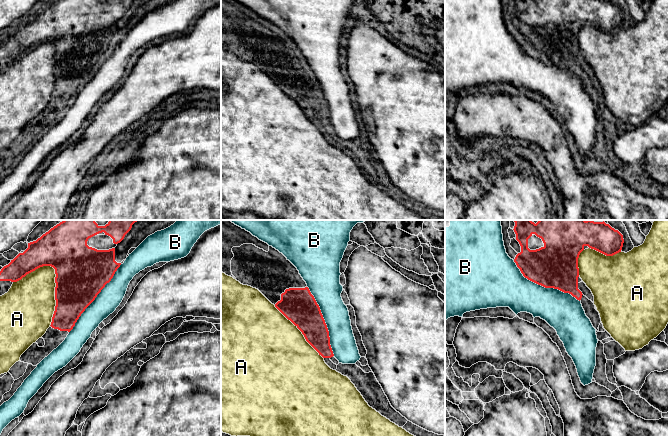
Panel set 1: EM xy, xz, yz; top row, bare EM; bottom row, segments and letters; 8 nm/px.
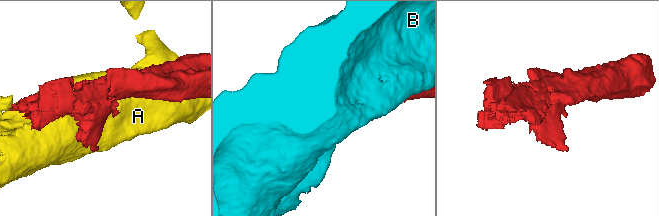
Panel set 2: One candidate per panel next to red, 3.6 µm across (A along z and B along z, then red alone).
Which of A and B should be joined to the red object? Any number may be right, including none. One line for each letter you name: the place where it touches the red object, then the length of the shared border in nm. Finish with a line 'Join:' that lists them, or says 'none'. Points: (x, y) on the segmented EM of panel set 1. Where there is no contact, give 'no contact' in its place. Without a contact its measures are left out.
Join: none

